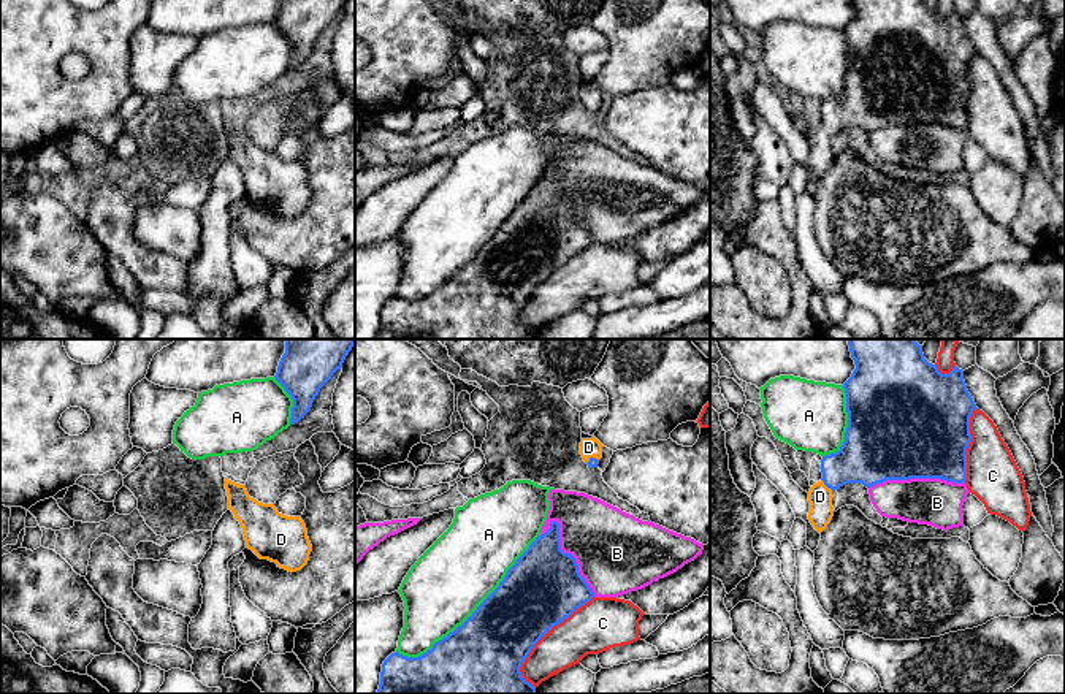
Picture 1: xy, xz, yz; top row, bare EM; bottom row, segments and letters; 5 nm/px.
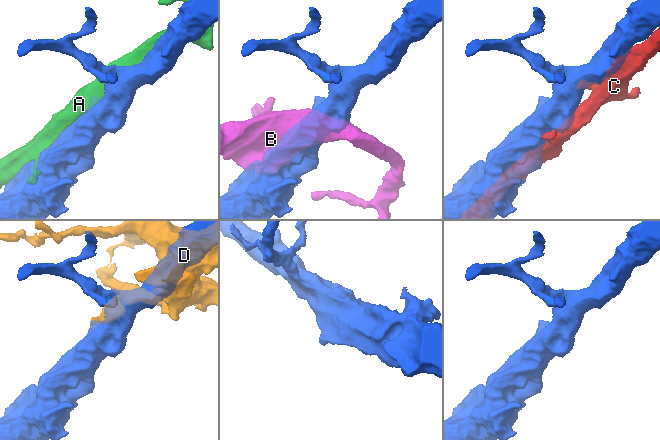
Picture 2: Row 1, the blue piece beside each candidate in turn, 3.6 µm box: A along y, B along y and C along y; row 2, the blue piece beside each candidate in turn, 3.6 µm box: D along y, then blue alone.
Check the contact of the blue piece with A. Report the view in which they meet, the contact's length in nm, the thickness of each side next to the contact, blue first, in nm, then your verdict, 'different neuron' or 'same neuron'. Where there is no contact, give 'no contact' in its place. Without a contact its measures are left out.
contact in xz; length 950 nm; calibres 400 and 380 nm; different neuron

